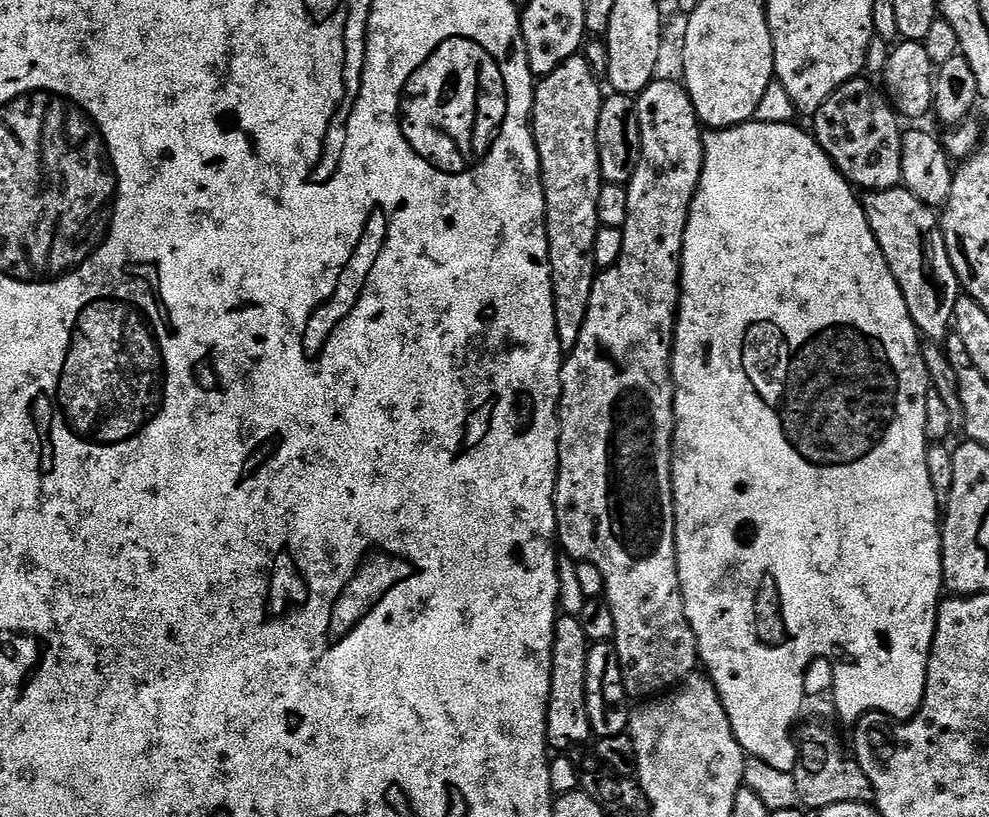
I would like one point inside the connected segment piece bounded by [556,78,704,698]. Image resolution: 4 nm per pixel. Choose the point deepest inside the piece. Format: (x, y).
(614, 507)

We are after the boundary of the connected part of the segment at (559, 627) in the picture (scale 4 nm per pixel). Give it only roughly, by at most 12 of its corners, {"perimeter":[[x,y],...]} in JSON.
{"perimeter":[[557,615],[548,742],[568,750],[593,735],[586,710],[590,641]]}

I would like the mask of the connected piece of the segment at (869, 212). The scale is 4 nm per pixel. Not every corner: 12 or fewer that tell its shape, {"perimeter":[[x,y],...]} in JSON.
{"perimeter":[[903,186],[864,192],[870,230],[925,341],[961,298],[937,213]]}

